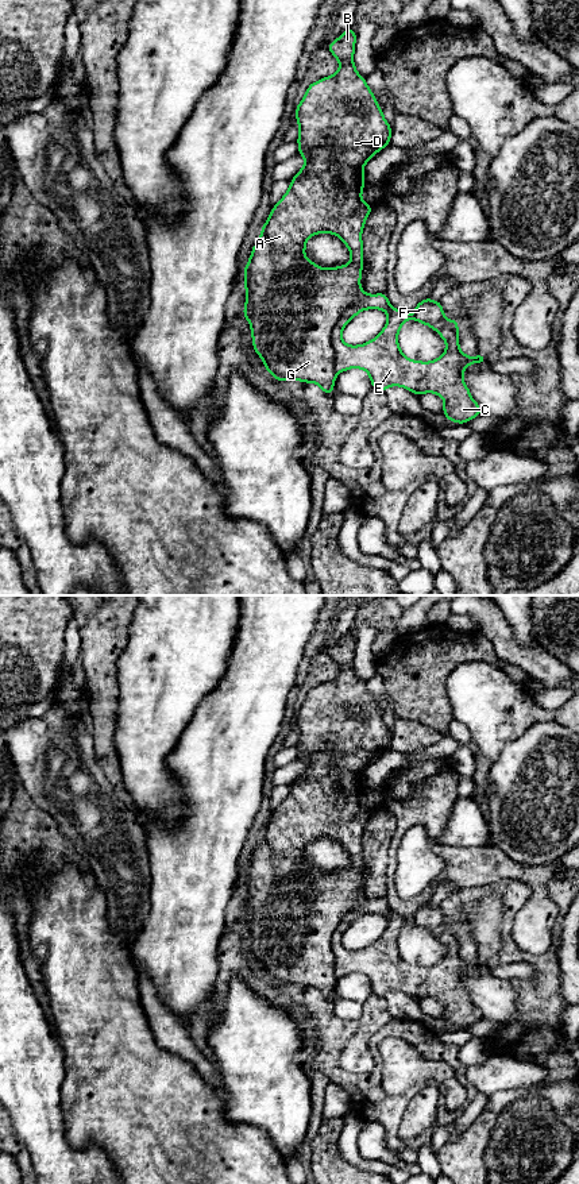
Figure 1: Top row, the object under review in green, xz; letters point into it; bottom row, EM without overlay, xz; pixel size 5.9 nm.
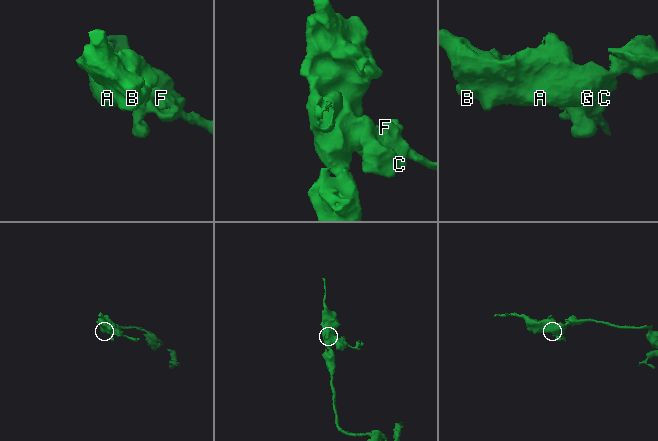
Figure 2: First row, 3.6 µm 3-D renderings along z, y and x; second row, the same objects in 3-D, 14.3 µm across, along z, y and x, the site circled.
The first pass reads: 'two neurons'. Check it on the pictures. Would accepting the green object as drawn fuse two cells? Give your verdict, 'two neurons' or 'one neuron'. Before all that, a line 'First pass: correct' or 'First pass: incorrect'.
First pass: correct
two neurons

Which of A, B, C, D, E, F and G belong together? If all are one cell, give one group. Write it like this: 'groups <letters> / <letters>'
groups A B D G / C E F

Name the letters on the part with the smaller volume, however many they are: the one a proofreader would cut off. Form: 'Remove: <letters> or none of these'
Remove: C, E, F

